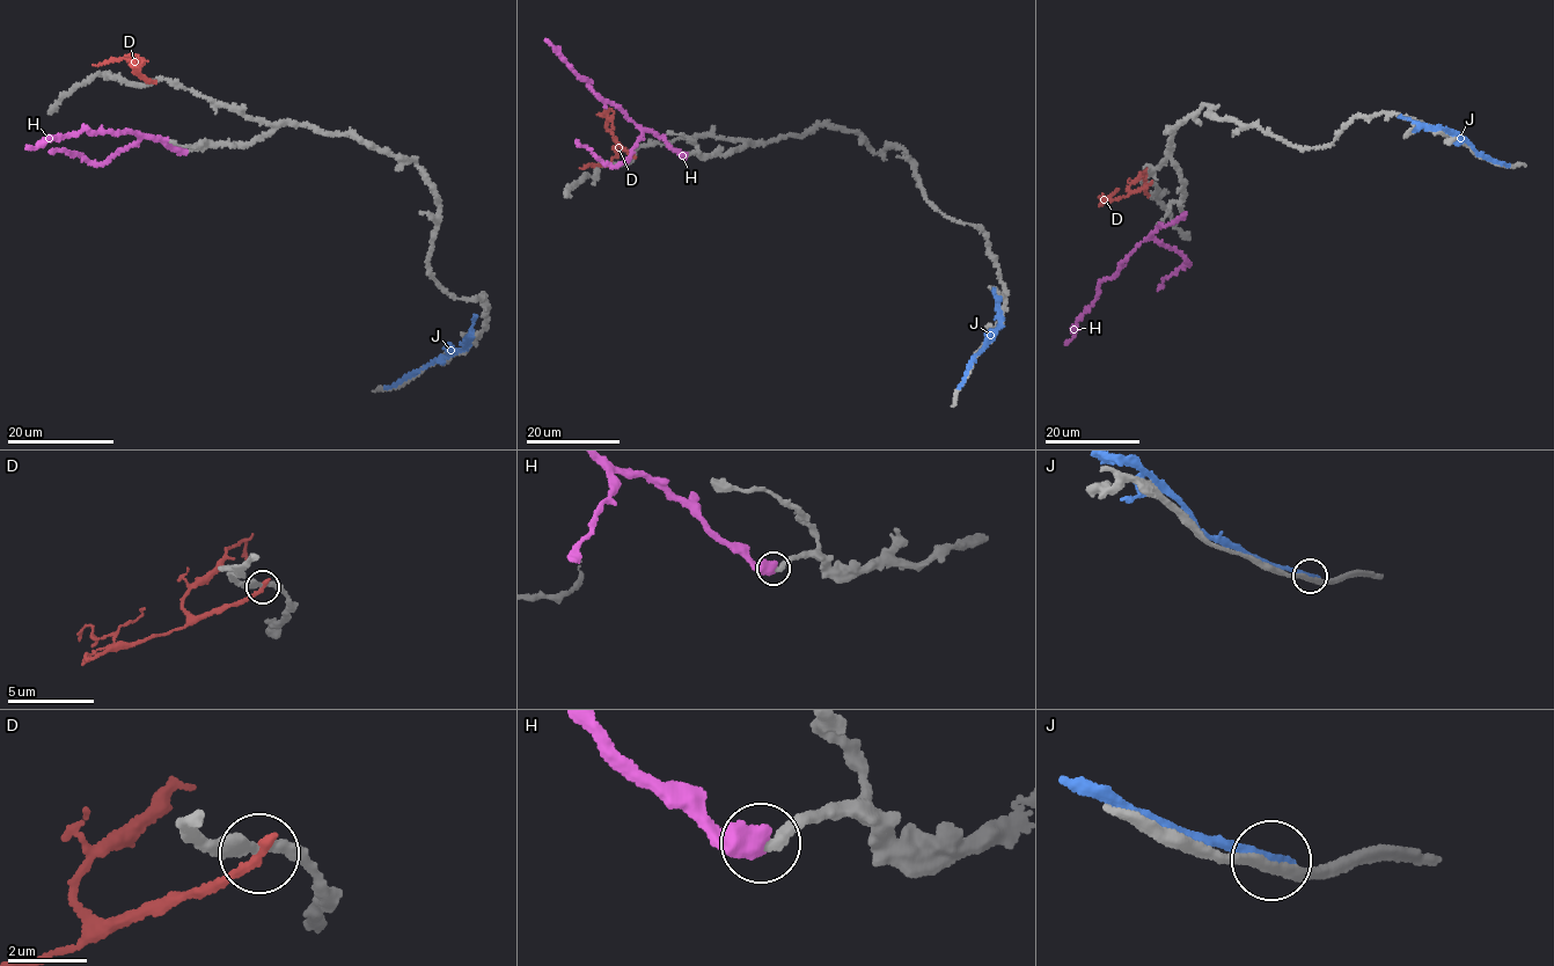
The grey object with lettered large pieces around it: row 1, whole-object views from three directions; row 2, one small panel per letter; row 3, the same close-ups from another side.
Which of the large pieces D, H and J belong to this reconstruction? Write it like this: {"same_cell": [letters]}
{"same_cell": []}

